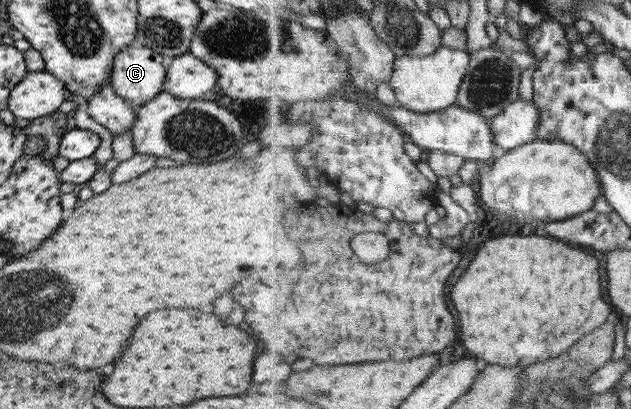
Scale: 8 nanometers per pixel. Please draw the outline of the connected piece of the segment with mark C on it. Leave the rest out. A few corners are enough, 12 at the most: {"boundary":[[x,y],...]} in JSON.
{"boundary":[[133,43],[113,57],[108,84],[143,104],[165,80],[162,55]]}

